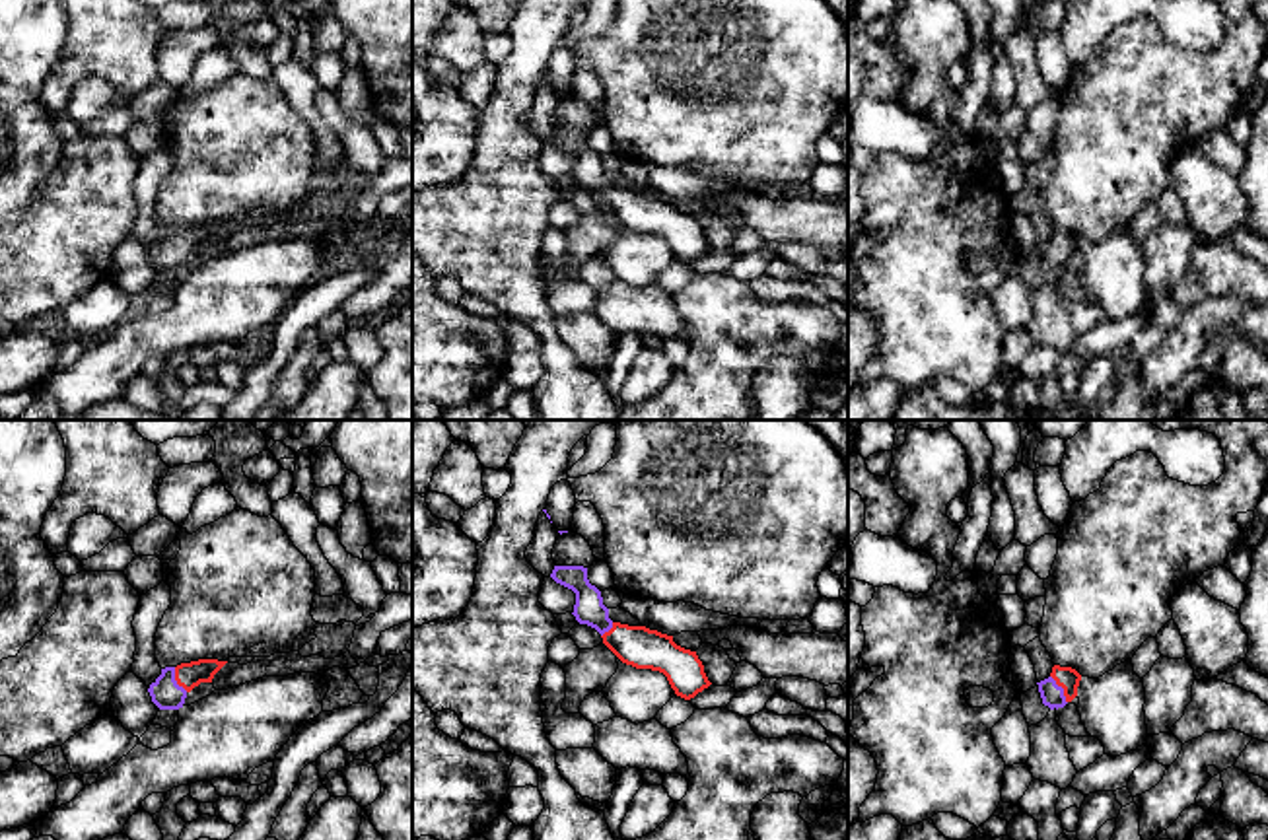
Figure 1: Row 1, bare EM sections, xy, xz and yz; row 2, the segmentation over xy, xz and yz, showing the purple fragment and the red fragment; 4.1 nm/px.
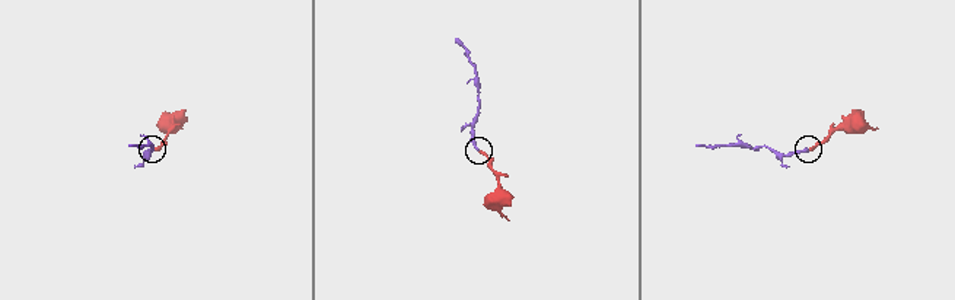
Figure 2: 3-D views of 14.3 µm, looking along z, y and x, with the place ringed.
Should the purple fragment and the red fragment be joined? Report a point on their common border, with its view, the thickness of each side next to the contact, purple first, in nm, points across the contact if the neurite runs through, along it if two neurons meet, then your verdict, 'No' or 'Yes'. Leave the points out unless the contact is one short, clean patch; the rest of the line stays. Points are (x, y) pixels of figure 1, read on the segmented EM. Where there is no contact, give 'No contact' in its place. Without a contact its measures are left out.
Touches purple at yz (1062, 689). Thickness 90 nm (purple) against 90 nm. Path across: yz (1053, 695), (1062, 689), (1066, 677). Yes

